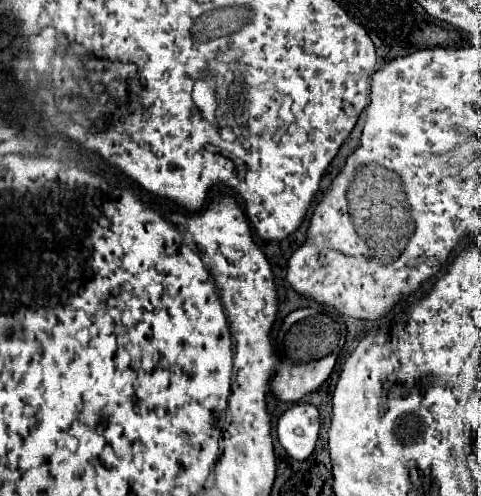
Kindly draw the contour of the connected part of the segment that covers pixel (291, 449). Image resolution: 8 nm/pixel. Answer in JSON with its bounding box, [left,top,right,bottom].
[276,404,320,460]

